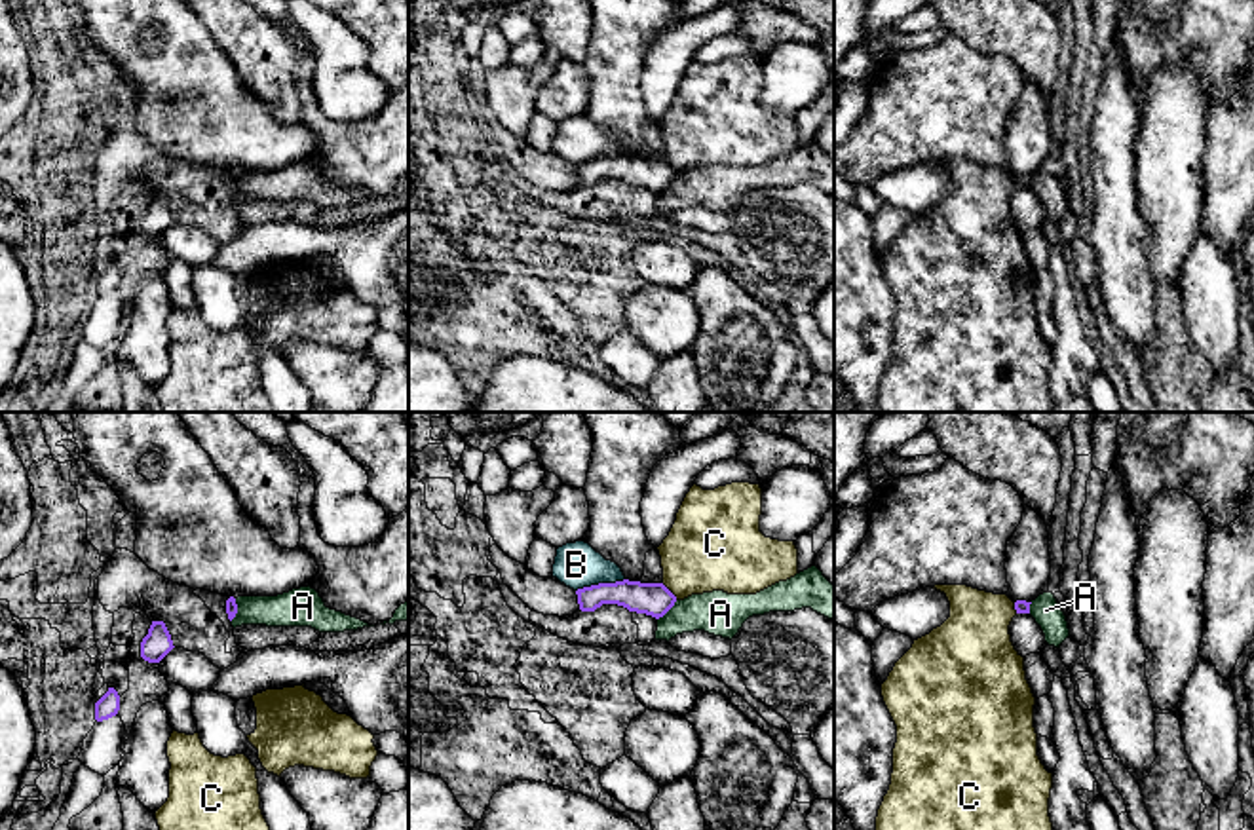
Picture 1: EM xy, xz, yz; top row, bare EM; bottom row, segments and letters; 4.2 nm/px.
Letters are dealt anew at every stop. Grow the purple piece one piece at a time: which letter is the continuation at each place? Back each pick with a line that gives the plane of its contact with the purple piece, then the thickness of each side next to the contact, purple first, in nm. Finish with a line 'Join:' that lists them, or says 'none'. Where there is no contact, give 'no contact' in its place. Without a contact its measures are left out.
Join: none

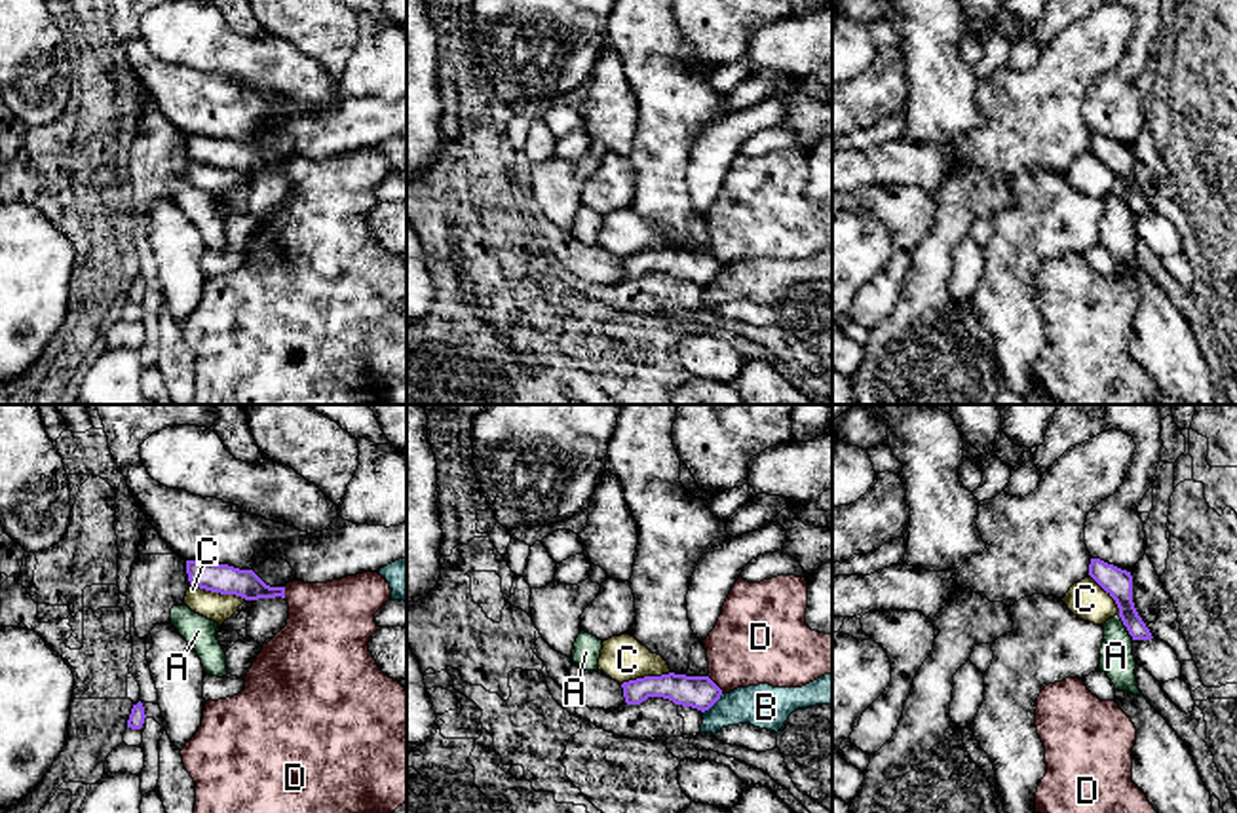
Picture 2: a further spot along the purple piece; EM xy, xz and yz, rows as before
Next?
Join: none

